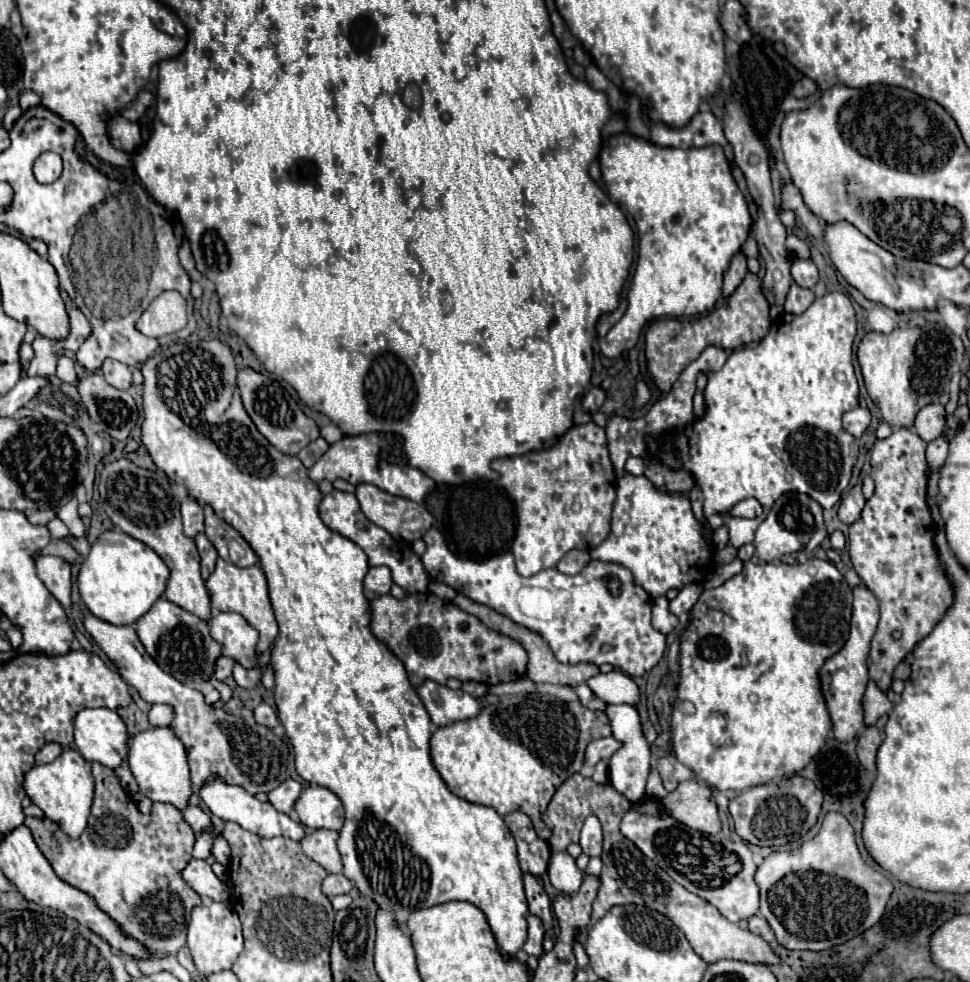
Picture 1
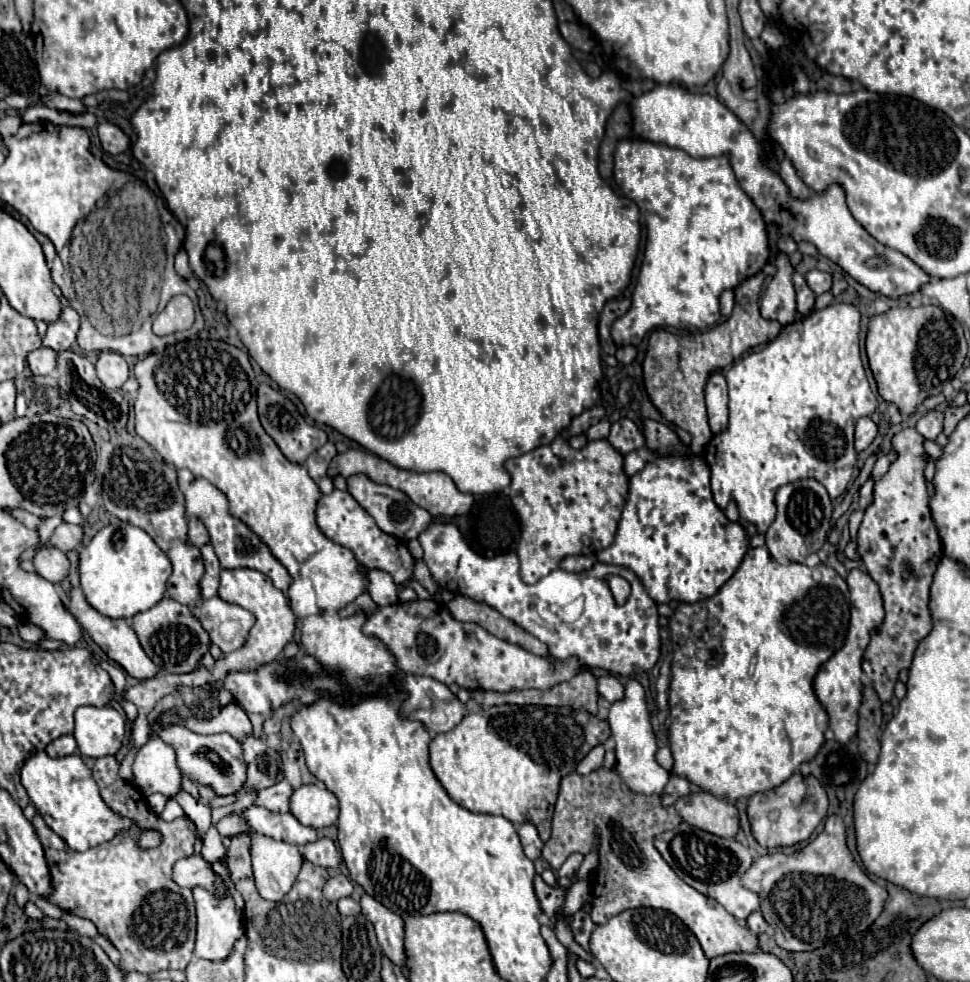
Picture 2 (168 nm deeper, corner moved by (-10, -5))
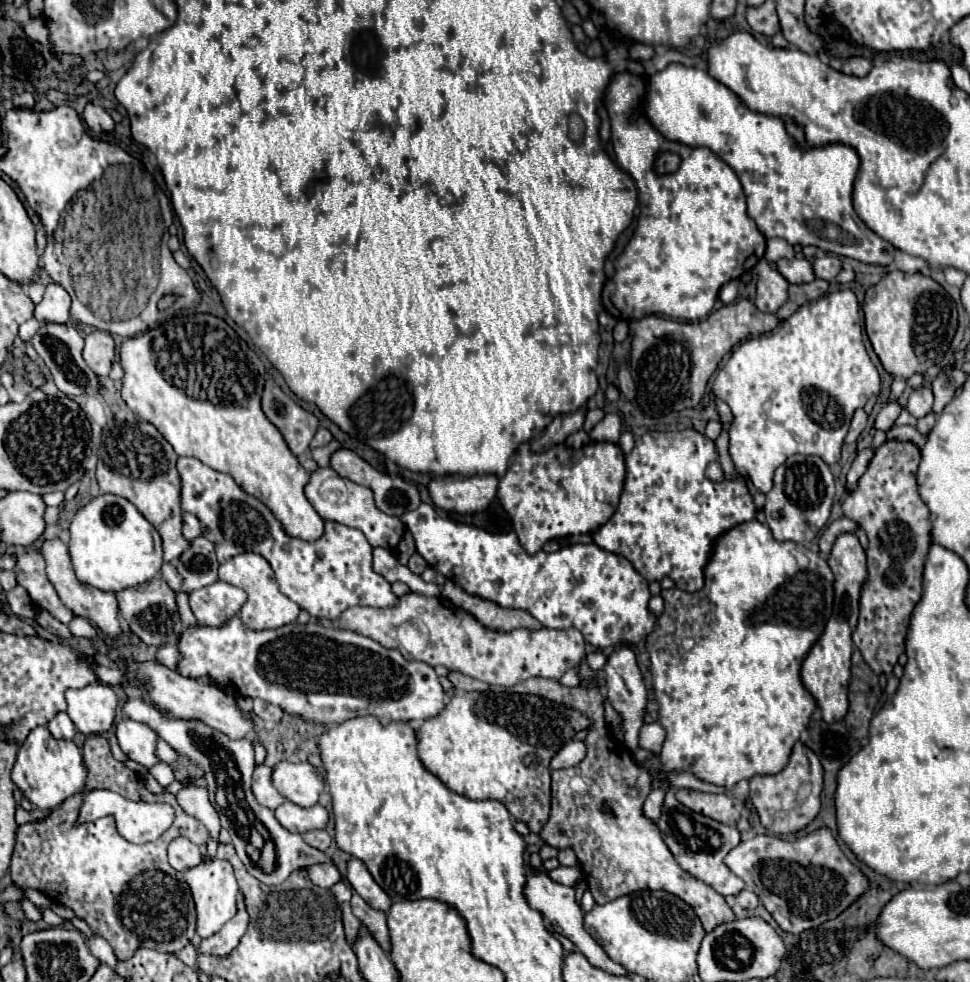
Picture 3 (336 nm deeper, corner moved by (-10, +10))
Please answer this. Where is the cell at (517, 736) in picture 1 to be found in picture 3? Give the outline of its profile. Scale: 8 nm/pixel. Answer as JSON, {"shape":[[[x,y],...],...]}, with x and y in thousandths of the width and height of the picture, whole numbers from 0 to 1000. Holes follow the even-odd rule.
{"shape":[[[469,706],[459,722],[440,732],[430,742],[430,767],[442,787],[446,787],[465,805],[484,814],[510,814],[516,816],[529,834],[541,838],[547,848],[556,848],[566,832],[568,818],[568,771],[589,755],[589,751],[605,742],[607,734],[597,724],[582,718],[533,706]]]}

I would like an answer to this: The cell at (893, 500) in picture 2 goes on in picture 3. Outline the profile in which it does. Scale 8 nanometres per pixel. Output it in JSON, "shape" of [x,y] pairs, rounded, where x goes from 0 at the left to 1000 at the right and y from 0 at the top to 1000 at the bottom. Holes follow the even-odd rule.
{"shape":[[[912,449],[900,463],[894,480],[886,486],[884,496],[869,510],[871,526],[884,531],[896,549],[894,590],[888,596],[886,634],[879,643],[879,655],[892,675],[906,687],[921,685],[921,677],[933,663],[933,647],[939,624],[949,610],[952,575],[960,555],[958,518],[945,502],[945,474],[949,461],[937,449]],[[898,575],[906,577],[896,577]]]}

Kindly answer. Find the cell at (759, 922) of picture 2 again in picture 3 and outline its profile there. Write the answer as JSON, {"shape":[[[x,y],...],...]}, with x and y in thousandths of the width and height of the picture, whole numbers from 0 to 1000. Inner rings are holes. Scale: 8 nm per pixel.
{"shape":[[[766,905],[764,909],[760,909],[760,911],[758,911],[758,915],[760,915],[760,920],[762,920],[764,924],[768,924],[768,926],[778,926],[778,924],[782,922],[780,911],[778,911],[778,909],[774,909],[772,905]]]}

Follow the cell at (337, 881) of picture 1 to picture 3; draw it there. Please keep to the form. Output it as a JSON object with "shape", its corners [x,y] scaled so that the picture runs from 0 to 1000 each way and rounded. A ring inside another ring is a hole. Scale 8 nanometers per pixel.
{"shape":[[[321,881],[316,889],[319,889],[319,895],[333,905],[339,905],[352,895],[352,889],[345,881]]]}

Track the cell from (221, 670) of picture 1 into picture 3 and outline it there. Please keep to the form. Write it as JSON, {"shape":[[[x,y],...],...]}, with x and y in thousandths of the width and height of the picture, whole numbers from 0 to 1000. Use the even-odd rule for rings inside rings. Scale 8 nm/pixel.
{"shape":[[[170,573],[170,575],[166,577],[166,586],[168,586],[168,590],[174,594],[176,600],[187,602],[187,588],[185,588],[185,584],[182,584],[182,579],[180,579],[178,573]]]}

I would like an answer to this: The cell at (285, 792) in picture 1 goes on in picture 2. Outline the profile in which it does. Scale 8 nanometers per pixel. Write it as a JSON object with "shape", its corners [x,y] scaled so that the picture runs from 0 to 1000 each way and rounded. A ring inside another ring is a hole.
{"shape":[[[292,794],[292,796],[267,807],[263,819],[273,821],[279,827],[298,827],[300,809],[302,809],[302,800],[296,794]]]}

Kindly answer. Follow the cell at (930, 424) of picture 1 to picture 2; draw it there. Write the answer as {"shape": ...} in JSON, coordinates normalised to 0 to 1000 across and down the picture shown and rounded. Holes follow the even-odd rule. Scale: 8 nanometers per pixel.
{"shape":[[[960,418],[945,430],[945,440],[954,444],[956,448],[966,448],[966,444],[972,440],[972,420]]]}

